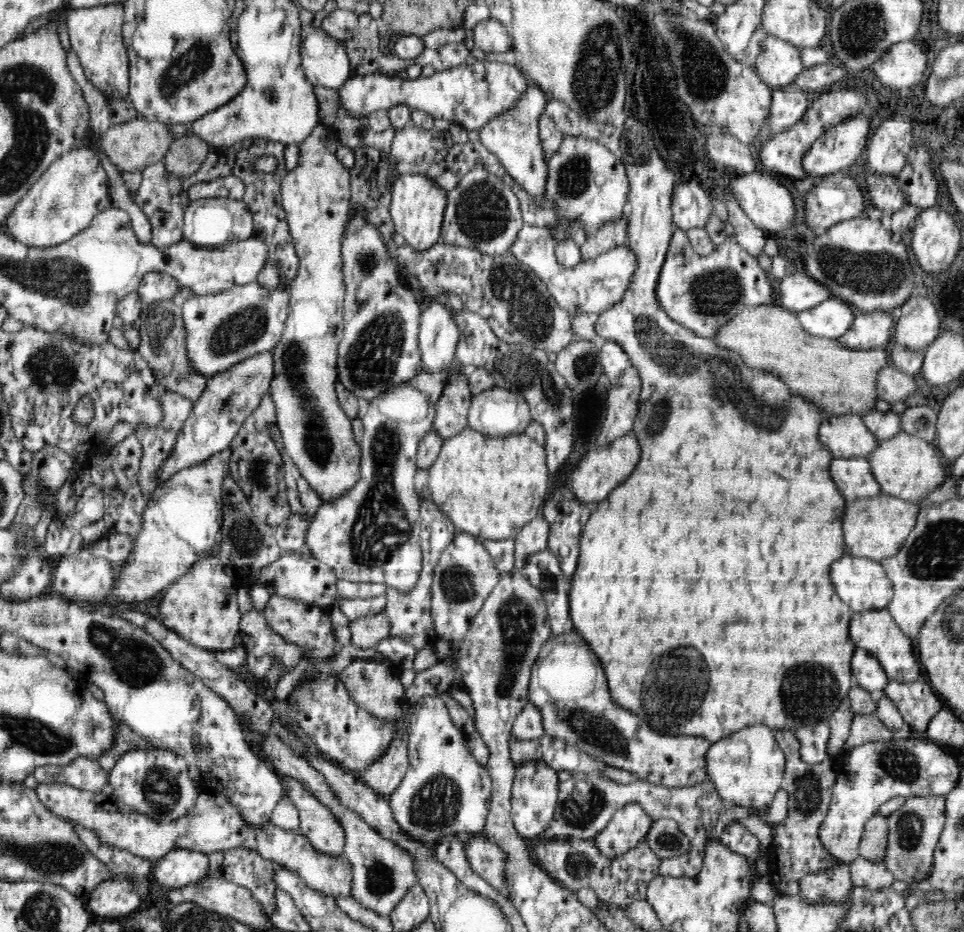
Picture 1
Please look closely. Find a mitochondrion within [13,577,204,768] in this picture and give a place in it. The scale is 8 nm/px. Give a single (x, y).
(133, 663)

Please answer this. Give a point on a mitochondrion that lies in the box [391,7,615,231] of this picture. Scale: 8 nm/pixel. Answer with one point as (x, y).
(574, 175)

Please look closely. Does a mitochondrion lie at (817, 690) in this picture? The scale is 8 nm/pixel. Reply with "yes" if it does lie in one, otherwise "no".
yes

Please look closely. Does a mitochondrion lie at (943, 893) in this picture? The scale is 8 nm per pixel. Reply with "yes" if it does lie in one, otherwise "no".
no

